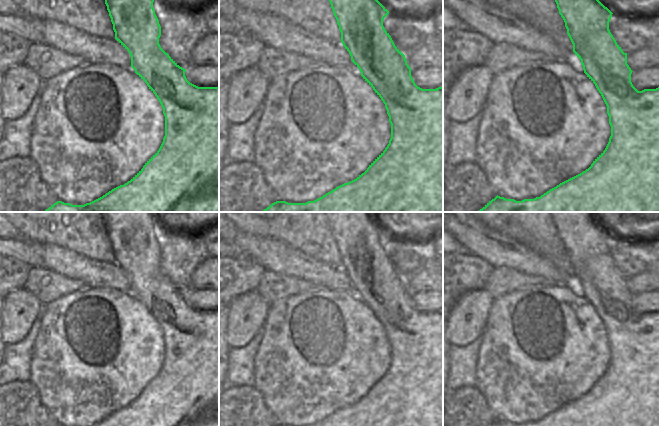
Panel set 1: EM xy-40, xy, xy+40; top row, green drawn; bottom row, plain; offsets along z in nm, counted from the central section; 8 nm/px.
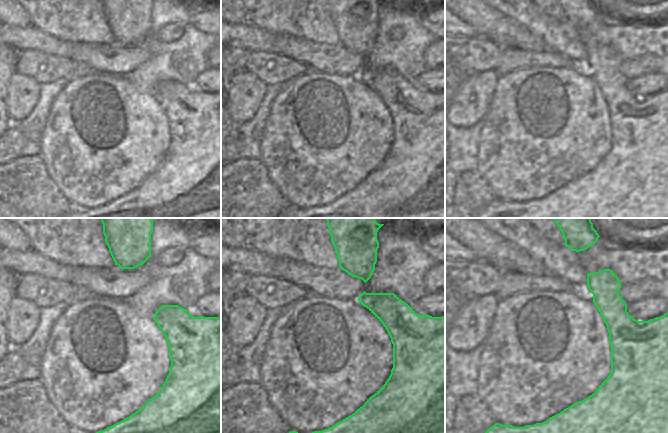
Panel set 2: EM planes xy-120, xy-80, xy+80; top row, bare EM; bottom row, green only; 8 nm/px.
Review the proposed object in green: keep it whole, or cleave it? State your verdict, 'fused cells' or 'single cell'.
single cell

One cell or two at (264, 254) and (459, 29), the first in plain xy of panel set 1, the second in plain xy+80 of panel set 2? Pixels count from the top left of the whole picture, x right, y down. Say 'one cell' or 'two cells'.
two cells

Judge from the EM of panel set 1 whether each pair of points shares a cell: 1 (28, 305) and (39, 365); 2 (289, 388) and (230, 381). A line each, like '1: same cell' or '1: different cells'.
1: different cells
2: different cells

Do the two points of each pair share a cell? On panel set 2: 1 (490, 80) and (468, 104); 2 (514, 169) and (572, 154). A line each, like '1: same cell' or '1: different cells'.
1: same cell
2: same cell

